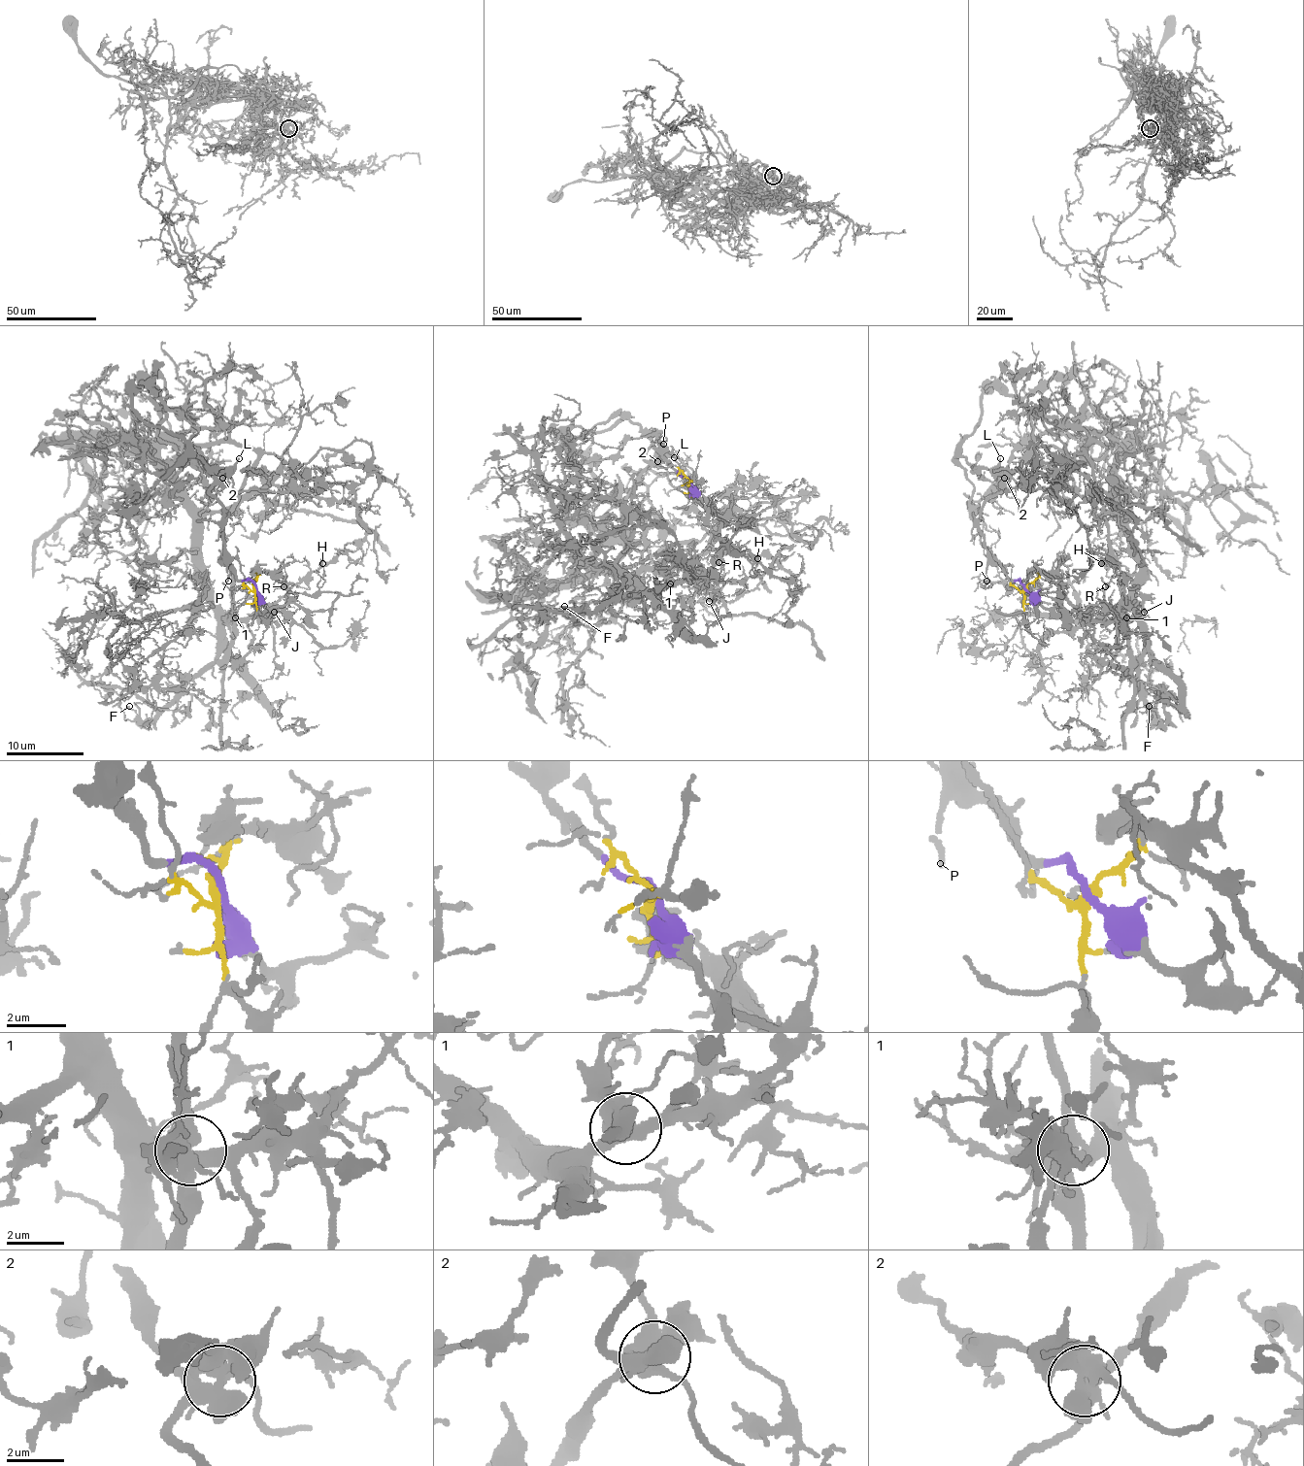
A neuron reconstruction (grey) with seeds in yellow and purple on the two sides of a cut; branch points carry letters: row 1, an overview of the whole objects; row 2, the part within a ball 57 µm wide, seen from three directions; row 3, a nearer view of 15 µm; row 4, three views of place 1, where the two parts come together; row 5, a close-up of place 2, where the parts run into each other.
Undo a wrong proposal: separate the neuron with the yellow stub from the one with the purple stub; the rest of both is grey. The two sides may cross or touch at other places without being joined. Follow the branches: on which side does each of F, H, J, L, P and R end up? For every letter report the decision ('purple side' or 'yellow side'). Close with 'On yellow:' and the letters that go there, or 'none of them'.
F: yellow side
H: yellow side
J: yellow side
L: purple side
P: purple side
R: yellow side
On yellow: F, H, J, R

